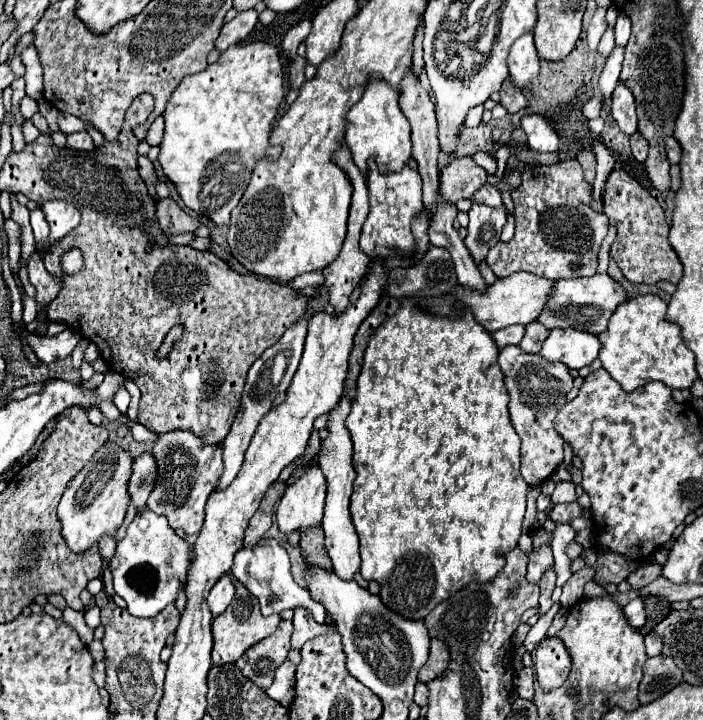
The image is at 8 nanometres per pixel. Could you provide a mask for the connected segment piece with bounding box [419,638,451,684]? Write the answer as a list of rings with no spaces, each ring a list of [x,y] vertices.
[[[433,638],[433,640],[431,640],[429,660],[427,660],[427,664],[421,668],[421,672],[419,672],[419,682],[427,684],[427,682],[439,678],[439,676],[449,668],[449,662],[451,662],[451,652],[449,652],[449,648],[447,648],[441,640]]]

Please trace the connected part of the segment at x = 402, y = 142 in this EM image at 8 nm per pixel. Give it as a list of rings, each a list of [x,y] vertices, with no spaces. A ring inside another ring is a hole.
[[[371,76],[363,98],[349,110],[347,120],[349,124],[347,124],[345,142],[353,154],[355,166],[361,170],[365,178],[369,176],[367,162],[371,158],[377,162],[383,174],[389,174],[391,170],[403,170],[407,166],[407,160],[411,158],[411,148],[413,148],[411,146],[411,126],[397,104],[397,92],[385,80]]]

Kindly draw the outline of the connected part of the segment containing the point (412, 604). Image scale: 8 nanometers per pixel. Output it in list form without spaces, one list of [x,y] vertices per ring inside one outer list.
[[[403,300],[401,308],[383,322],[369,340],[365,350],[363,368],[357,380],[357,394],[353,398],[351,412],[345,420],[345,426],[351,434],[355,454],[353,454],[353,468],[357,478],[353,482],[353,496],[351,496],[351,518],[355,530],[359,534],[361,546],[361,576],[365,580],[375,580],[381,586],[381,600],[383,604],[401,614],[409,620],[423,620],[441,600],[447,600],[451,592],[459,592],[469,582],[484,583],[492,580],[505,566],[505,554],[517,546],[521,536],[521,524],[525,514],[525,494],[529,486],[521,480],[519,474],[519,436],[509,422],[507,412],[507,390],[503,384],[503,374],[497,364],[499,348],[493,342],[491,334],[475,322],[473,314],[465,308],[457,308],[449,316],[435,316],[429,314],[413,304],[413,300]]]

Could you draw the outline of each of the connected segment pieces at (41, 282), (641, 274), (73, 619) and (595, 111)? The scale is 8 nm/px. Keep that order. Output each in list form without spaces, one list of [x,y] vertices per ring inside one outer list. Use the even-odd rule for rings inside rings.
[[[35,252],[31,258],[29,258],[29,282],[35,286],[37,290],[37,302],[39,306],[45,306],[47,302],[51,302],[57,292],[59,292],[59,278],[51,276],[47,270],[45,270],[45,264],[43,264],[43,258]]]
[[[613,170],[607,180],[607,190],[603,196],[603,212],[609,216],[611,226],[617,228],[617,238],[611,246],[611,258],[617,262],[625,278],[633,284],[657,284],[659,280],[669,280],[677,284],[683,276],[683,266],[669,244],[669,224],[665,222],[665,210],[645,190],[639,180],[629,176],[625,170]]]
[[[65,608],[65,610],[63,610],[63,620],[65,620],[67,626],[71,626],[71,628],[81,636],[81,640],[83,640],[85,644],[91,644],[91,642],[93,642],[93,628],[87,626],[87,622],[85,622],[85,612],[83,612],[83,610],[79,612],[79,610]]]
[[[591,98],[589,102],[585,102],[585,106],[583,106],[583,116],[585,118],[599,118],[599,114],[601,114],[601,100],[599,98]]]

